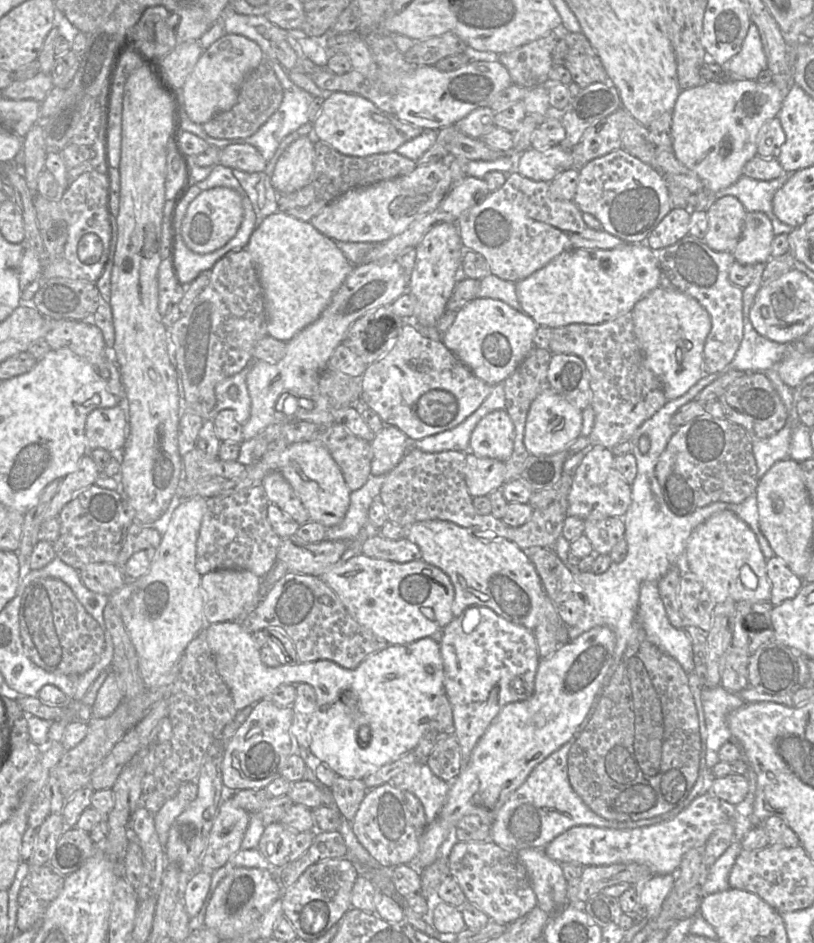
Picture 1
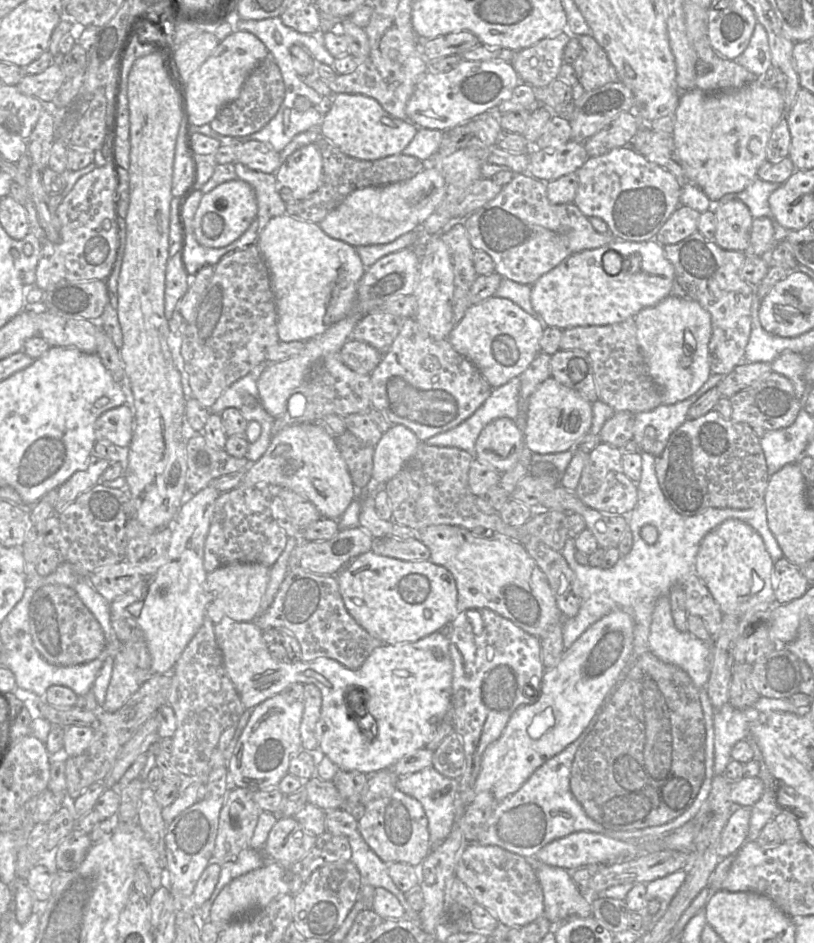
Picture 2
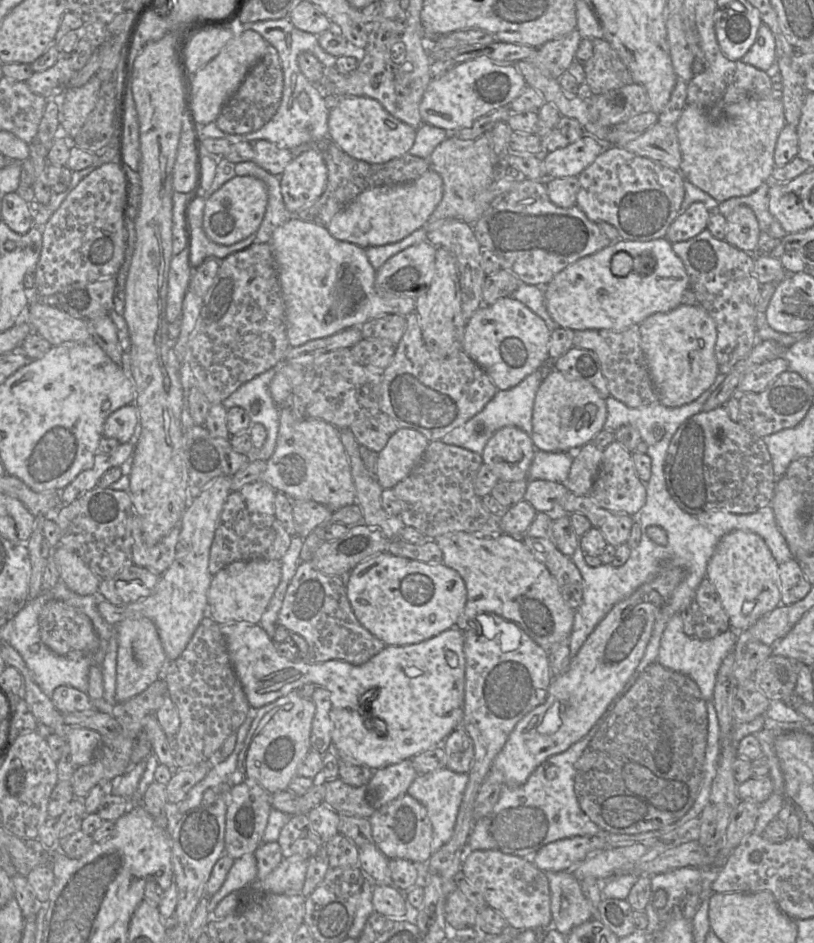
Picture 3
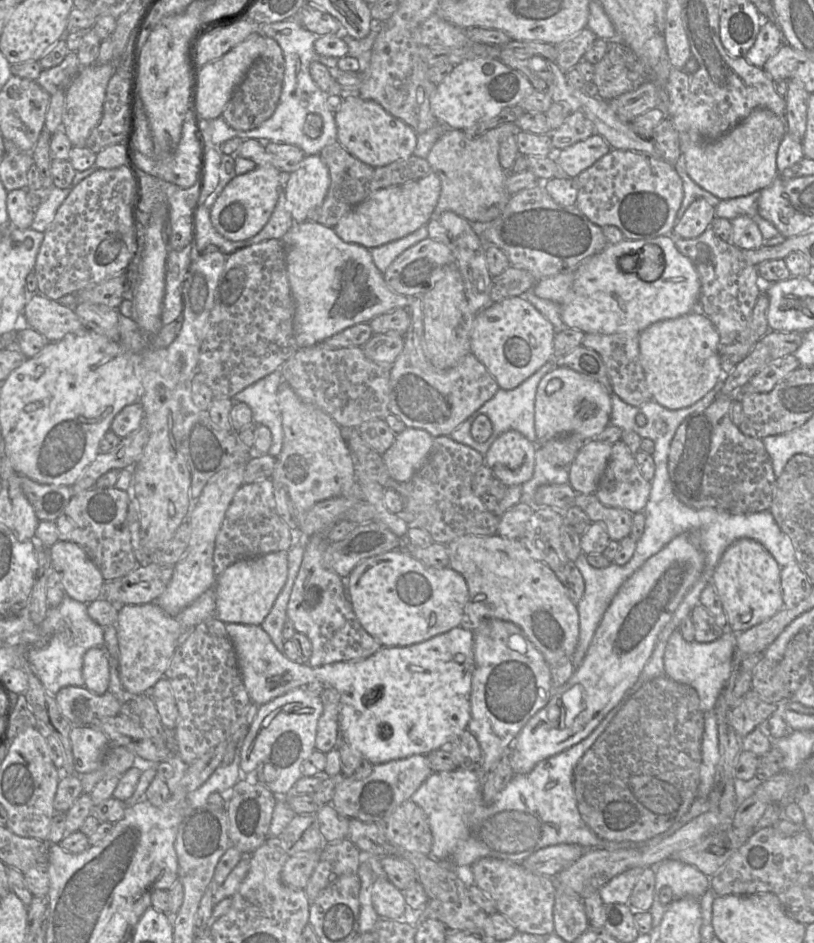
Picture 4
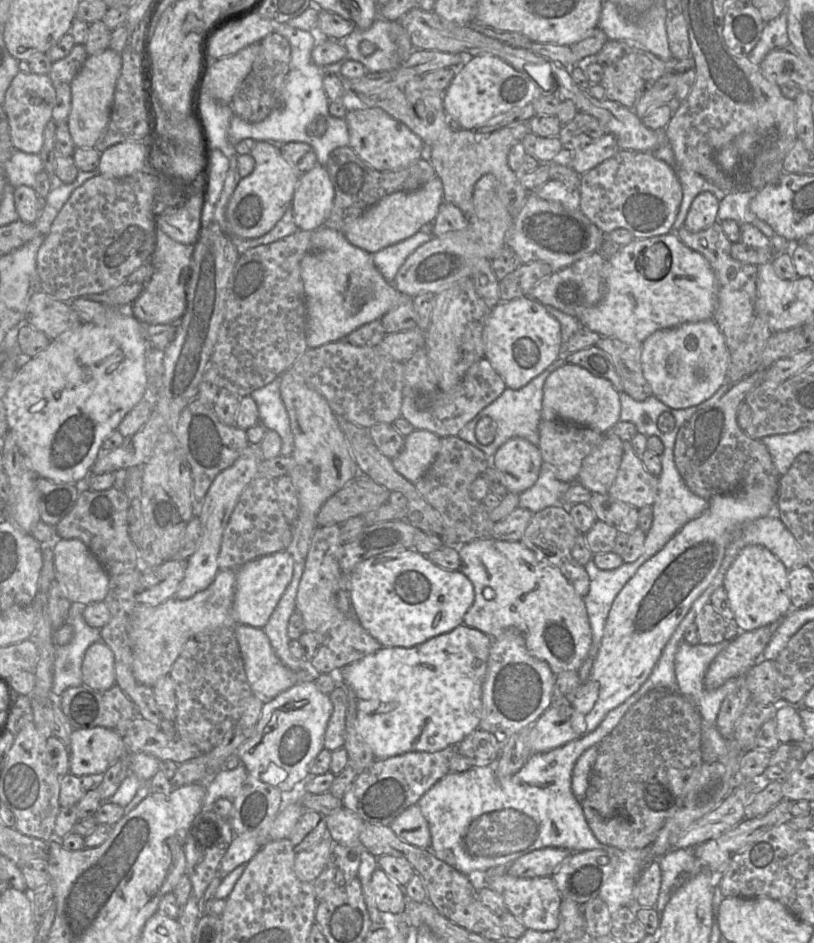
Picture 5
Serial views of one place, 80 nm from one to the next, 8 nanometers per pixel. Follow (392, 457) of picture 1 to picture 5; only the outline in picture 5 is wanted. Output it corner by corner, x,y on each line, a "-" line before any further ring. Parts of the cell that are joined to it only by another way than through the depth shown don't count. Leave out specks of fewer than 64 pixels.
414,429
405,436
401,452
392,459
395,470
414,483
431,466
441,447
441,437
428,430

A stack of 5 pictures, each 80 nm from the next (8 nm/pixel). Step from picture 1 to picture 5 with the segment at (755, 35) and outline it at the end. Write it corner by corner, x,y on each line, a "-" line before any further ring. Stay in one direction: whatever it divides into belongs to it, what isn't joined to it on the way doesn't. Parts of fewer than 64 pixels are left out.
785,10
778,17
765,23
761,38
747,57
752,63
759,65
771,50
788,43
787,12

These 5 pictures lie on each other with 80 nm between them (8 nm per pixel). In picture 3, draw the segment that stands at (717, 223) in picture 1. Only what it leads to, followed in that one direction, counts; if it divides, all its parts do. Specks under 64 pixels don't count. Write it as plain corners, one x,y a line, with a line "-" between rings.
747,206
736,207
726,221
725,241
744,252
757,255
760,243
771,238
761,232
755,214

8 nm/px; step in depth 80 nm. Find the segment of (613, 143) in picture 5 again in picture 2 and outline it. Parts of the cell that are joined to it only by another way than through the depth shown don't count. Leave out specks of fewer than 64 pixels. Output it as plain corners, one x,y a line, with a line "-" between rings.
570,140
556,148
531,148
528,173
541,181
548,182
576,172
588,160
584,142

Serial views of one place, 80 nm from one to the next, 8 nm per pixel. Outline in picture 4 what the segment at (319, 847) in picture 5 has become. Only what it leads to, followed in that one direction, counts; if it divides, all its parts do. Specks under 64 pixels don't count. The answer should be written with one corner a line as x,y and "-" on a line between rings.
320,850
293,855
281,870
282,883
293,889
305,889
319,861

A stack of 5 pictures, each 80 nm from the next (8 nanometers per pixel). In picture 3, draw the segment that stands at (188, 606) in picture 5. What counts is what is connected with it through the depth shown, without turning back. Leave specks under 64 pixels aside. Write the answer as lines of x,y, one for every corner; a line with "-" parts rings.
128,618
115,628
118,642
115,699
117,703
123,703
145,691
162,676
167,658
157,628
150,619

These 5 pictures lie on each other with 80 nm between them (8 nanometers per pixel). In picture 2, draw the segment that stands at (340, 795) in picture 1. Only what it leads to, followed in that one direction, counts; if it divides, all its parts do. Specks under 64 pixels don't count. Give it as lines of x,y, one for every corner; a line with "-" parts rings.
339,769
332,781
346,801
346,811
360,818
363,815
365,807
359,803
359,800
367,785
368,775
359,771

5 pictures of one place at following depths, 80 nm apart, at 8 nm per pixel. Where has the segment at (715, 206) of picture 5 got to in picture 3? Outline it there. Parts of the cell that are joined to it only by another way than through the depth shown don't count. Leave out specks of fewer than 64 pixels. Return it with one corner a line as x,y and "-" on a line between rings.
693,202
676,216
664,237
672,243
693,238
707,228
710,213
702,202

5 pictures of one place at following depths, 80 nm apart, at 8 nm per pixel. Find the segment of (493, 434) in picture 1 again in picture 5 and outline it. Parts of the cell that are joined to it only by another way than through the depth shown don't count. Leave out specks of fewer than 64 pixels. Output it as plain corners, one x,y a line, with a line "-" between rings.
512,437
502,444
493,457
493,467
500,475
507,490
520,494
538,479
543,459
538,446
521,437

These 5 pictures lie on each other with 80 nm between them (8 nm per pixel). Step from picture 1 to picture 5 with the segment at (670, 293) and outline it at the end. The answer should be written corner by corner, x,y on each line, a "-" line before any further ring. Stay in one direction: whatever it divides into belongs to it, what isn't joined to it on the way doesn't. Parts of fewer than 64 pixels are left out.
712,319
656,330
641,344
642,372
652,395
673,409
709,399
728,379
731,359
725,337

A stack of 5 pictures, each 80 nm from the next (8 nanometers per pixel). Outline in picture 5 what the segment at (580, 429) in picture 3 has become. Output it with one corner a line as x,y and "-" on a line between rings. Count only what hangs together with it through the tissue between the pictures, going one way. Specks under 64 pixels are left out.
566,363
553,371
544,382
542,420
561,420
606,433
620,421
620,411
620,395
612,383
593,375
579,365

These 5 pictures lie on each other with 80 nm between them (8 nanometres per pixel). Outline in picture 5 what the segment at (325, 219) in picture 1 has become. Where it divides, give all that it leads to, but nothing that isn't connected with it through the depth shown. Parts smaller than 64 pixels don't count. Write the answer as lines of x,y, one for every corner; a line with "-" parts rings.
434,176
421,187
412,191
397,191
381,198
346,228
344,236
353,245
375,253
387,246
405,240
426,224
433,222
443,201
443,183

